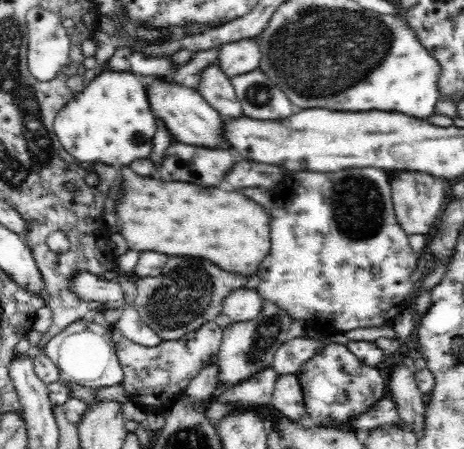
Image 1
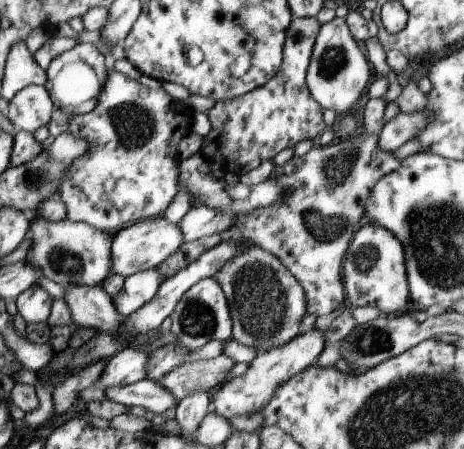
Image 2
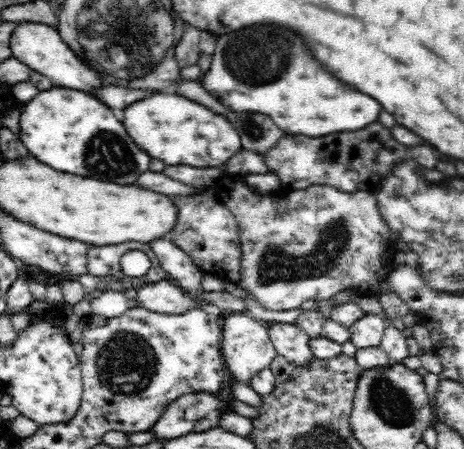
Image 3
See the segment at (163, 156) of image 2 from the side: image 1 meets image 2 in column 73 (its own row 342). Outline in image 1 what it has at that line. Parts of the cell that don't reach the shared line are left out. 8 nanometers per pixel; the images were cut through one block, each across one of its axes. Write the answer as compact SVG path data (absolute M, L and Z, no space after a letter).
M206 322L200 330L194 330L178 340L162 340L156 346L142 346L128 340L122 332L114 328L112 338L116 342L116 354L124 374L120 386L124 388L126 398L144 410L166 412L170 406L174 406L174 402L184 396L184 390L194 378L200 376L204 368L220 366L218 352L224 338L222 332L224 328L220 328L216 322Z

